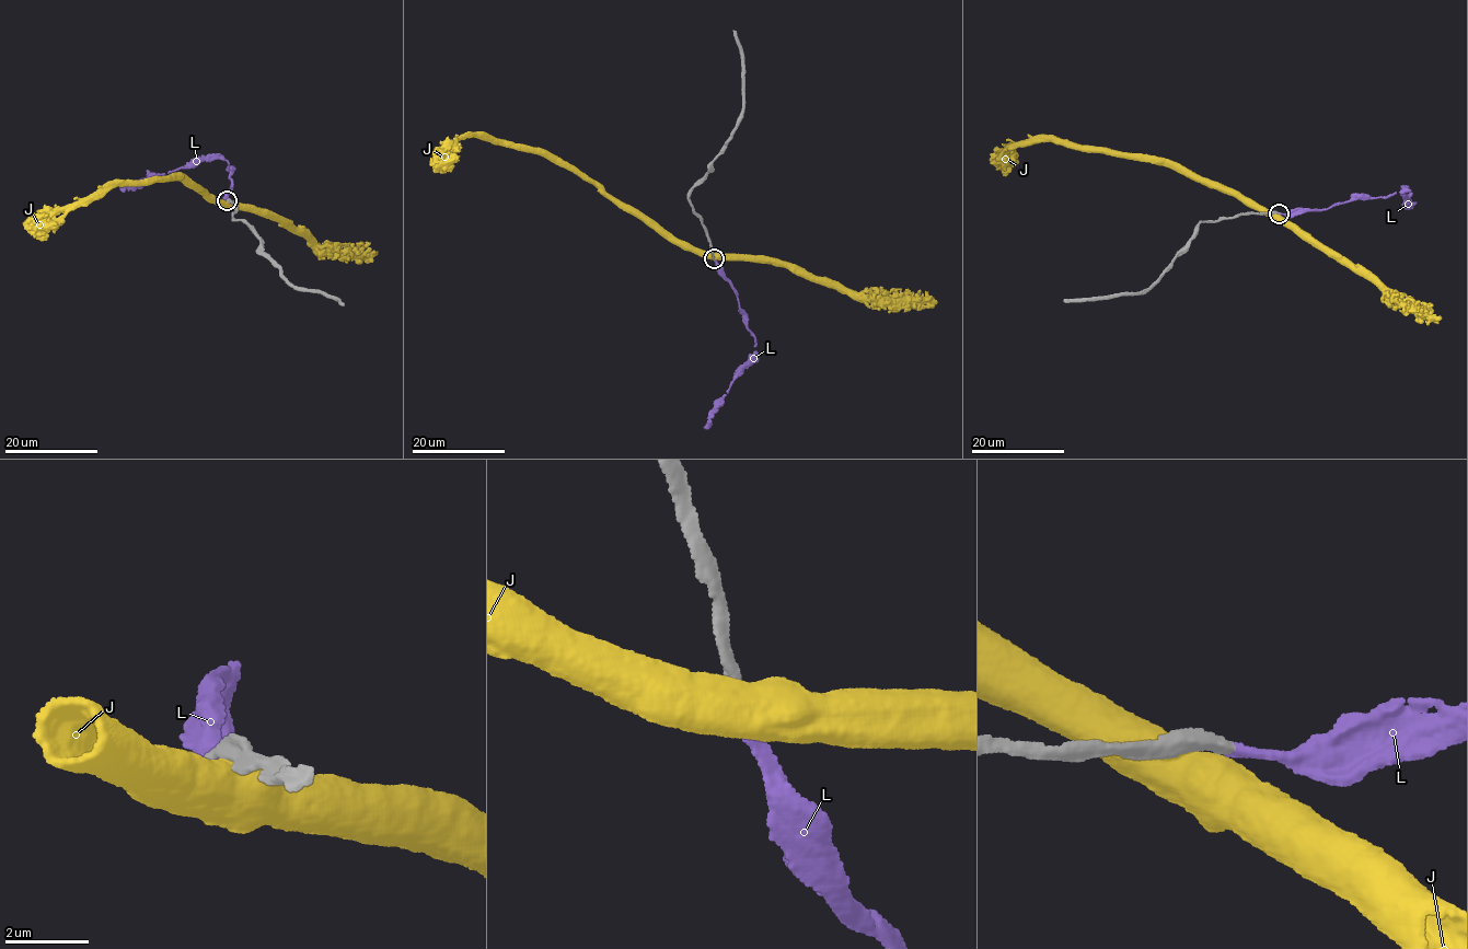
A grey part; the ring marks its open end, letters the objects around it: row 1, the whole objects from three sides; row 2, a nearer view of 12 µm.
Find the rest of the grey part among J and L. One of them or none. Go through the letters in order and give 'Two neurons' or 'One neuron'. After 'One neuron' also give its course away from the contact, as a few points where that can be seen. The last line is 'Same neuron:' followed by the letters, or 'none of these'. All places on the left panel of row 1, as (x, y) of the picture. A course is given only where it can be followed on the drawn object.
J: Two neurons
L: One neuron. Its course: (228, 199), (231, 171), (220, 158), (194, 159), (136, 187), (120, 189)
Same neuron: L

